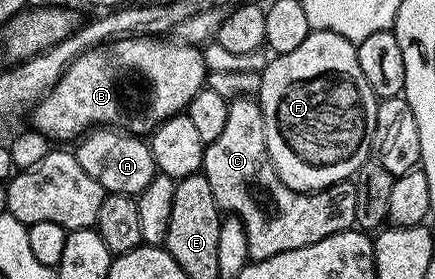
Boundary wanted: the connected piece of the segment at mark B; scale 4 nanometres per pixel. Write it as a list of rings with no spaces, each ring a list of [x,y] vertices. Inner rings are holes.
[[[161,36],[114,38],[111,42],[93,46],[67,67],[55,88],[51,88],[43,101],[33,107],[32,129],[45,134],[50,140],[77,140],[94,128],[116,128],[138,136],[152,135],[171,116],[182,113],[192,98],[206,85],[207,66],[201,52],[196,46],[166,40]]]

